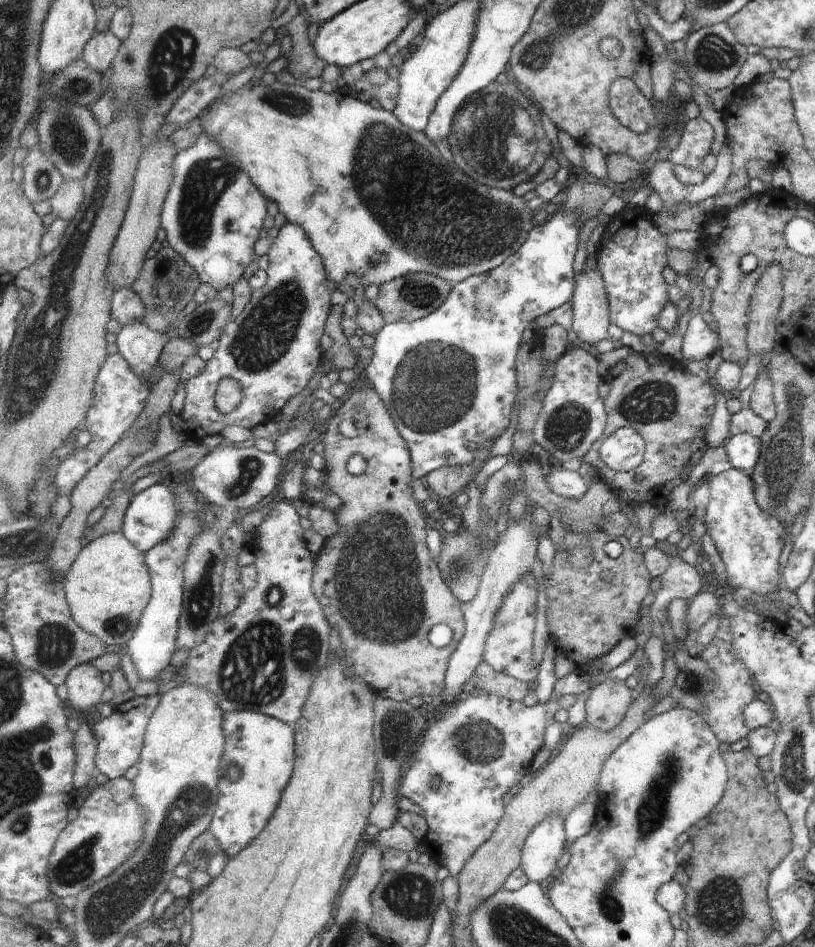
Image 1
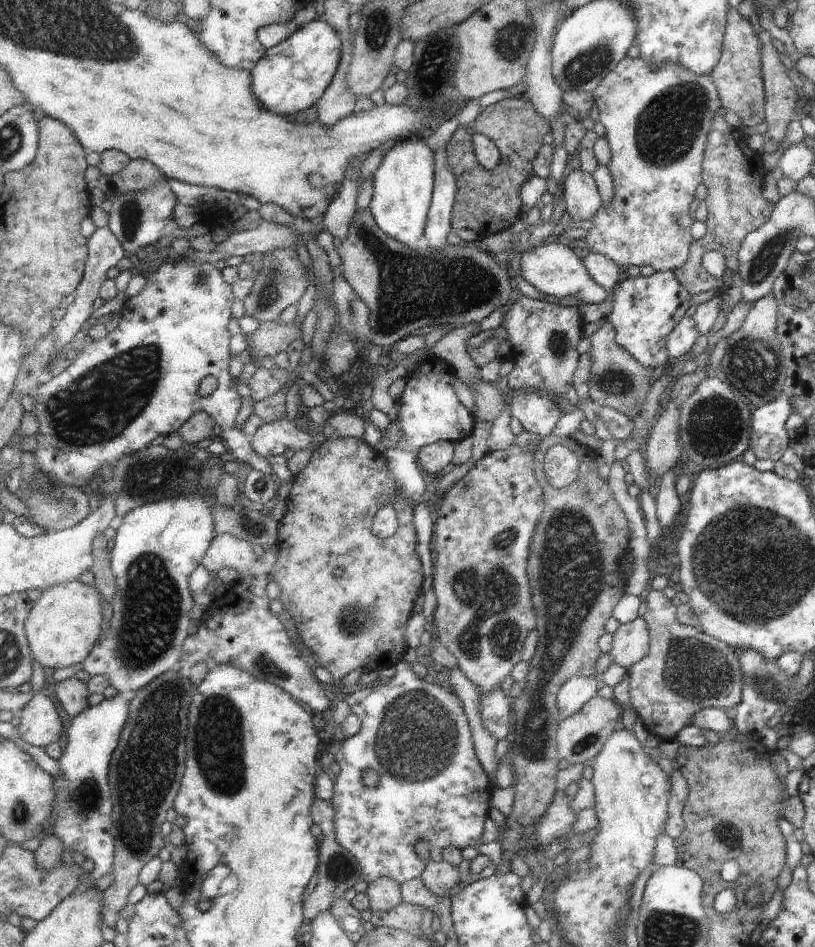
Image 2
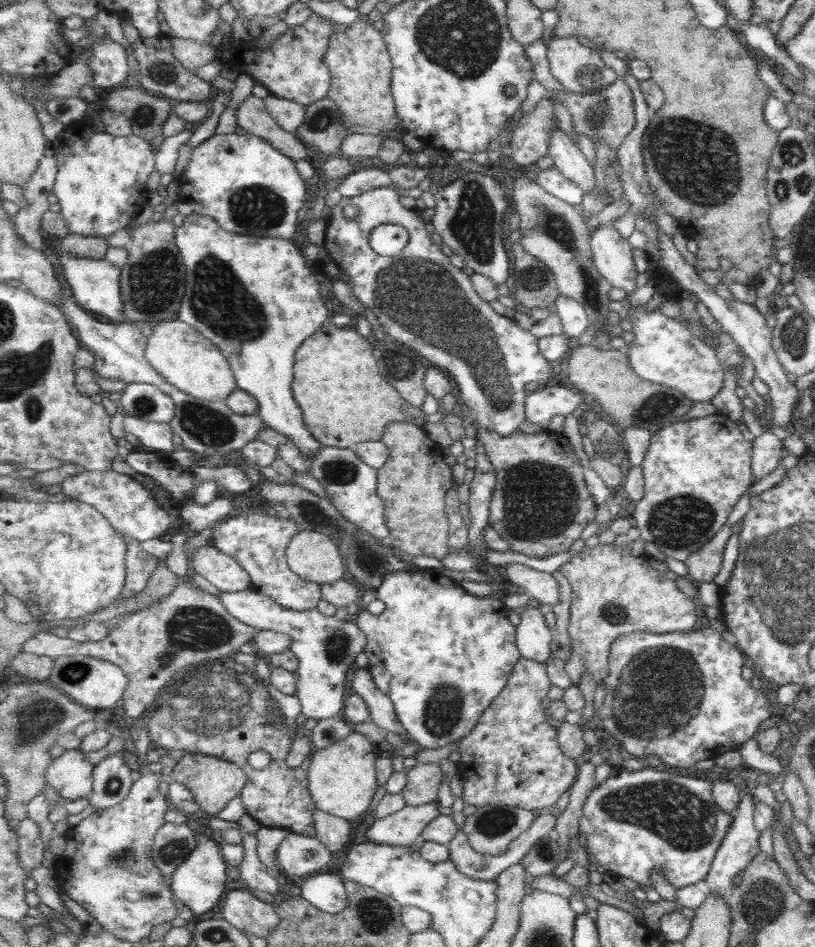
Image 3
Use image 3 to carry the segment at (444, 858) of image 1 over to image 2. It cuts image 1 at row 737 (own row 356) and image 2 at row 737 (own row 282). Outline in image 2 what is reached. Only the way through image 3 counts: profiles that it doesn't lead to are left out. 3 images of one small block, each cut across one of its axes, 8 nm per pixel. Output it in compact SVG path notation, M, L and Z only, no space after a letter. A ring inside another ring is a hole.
M400 661L395 666L396 672L391 678L391 681L386 684L377 681L375 667L368 668L361 675L360 683L362 683L362 686L359 687L357 692L354 692L346 698L346 701L351 705L352 712L360 718L361 728L356 735L348 737L343 742L343 746L341 746L341 749L335 755L335 760L340 766L340 773L336 777L335 784L333 785L333 798L330 804L335 814L334 828L337 833L337 840L359 859L363 878L367 884L381 877L391 877L400 883L407 882L411 878L420 878L428 865L428 862L423 860L417 852L417 844L419 844L421 838L429 840L430 860L434 863L440 863L444 860L444 852L449 846L457 847L461 850L462 848L467 848L467 846L473 846L475 848L481 846L483 844L483 832L485 832L485 824L483 822L487 820L490 814L490 808L492 807L490 805L493 794L491 778L489 778L486 770L483 768L482 762L479 760L474 743L474 734L459 694L451 688L448 689L441 685L428 683L425 679L415 674L413 665L409 661ZM367 770L375 770L379 774L381 780L377 786L370 787L363 782L363 776L365 776Z

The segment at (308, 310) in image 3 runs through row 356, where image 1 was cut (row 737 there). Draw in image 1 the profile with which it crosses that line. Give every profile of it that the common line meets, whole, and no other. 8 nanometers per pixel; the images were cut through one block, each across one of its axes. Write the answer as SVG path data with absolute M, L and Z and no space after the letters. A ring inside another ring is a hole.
M259 711L224 712L223 728L226 748L221 772L227 772L231 766L235 766L240 775L235 780L221 776L217 810L210 831L219 840L224 852L235 856L265 830L279 806L281 794L295 768L296 732L290 724Z

